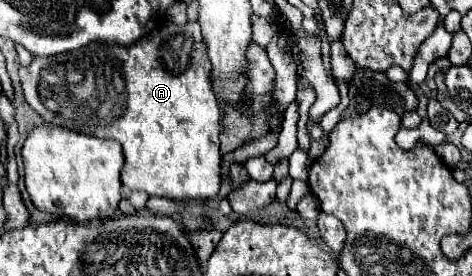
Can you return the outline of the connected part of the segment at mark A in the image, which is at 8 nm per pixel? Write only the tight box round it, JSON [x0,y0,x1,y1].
[19,22,221,202]

